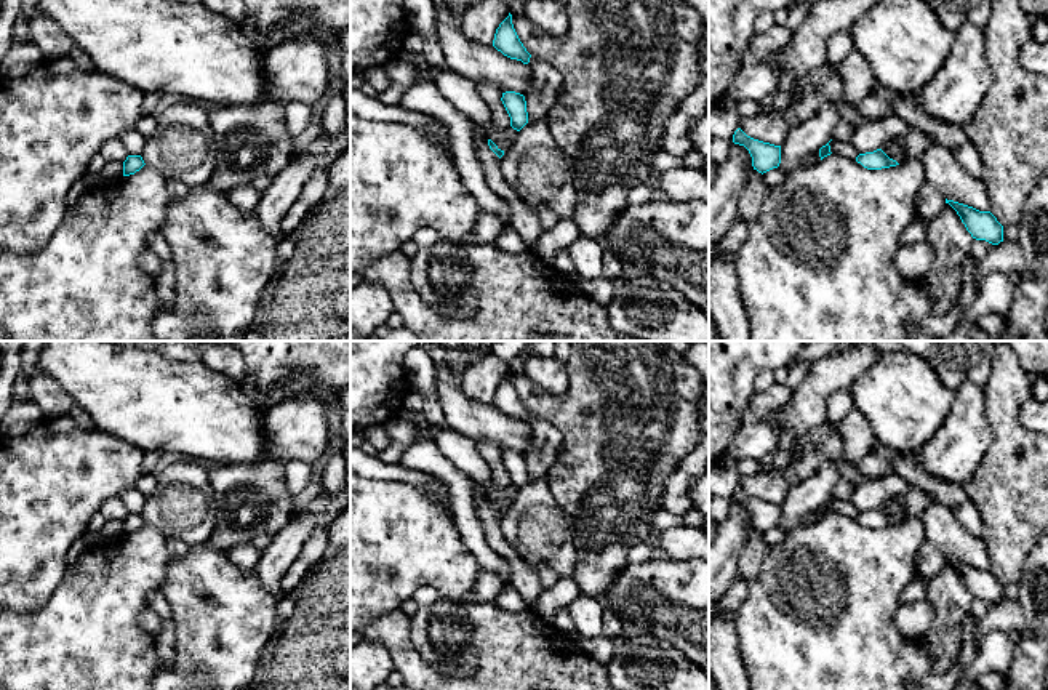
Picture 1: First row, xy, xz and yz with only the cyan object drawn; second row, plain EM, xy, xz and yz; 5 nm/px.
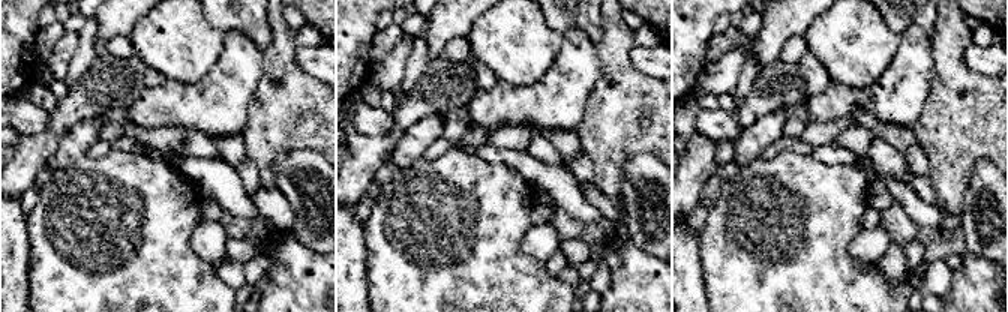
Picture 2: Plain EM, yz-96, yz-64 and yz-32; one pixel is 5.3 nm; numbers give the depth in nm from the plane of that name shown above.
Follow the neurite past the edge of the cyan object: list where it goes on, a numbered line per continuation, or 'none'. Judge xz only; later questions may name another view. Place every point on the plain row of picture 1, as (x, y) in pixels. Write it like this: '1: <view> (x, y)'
none

